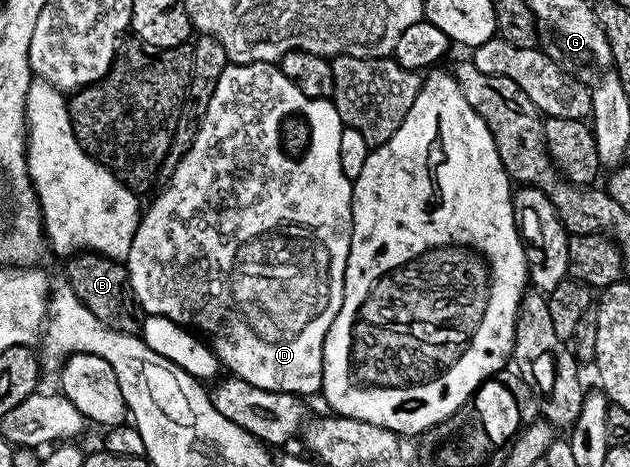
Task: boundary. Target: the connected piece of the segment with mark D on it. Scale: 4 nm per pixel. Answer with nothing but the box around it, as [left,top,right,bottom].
[126,61,353,393]

